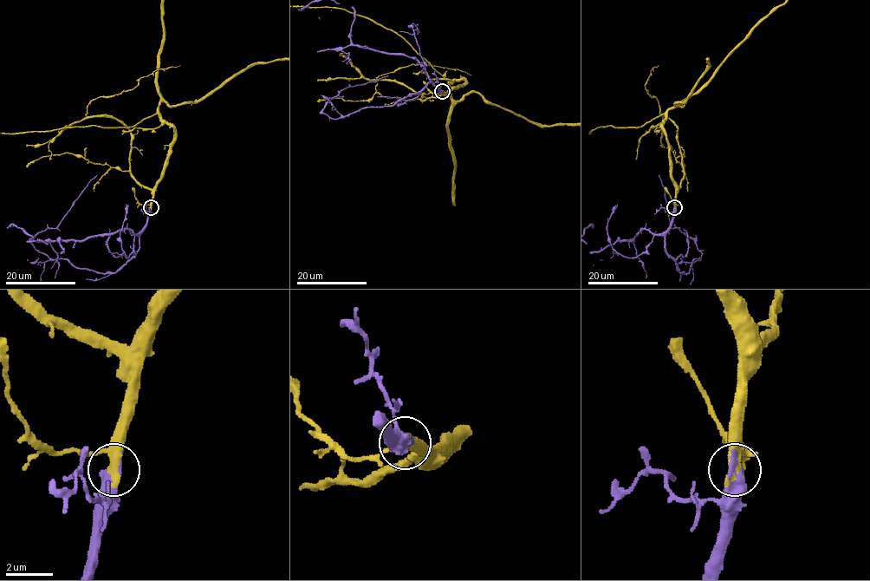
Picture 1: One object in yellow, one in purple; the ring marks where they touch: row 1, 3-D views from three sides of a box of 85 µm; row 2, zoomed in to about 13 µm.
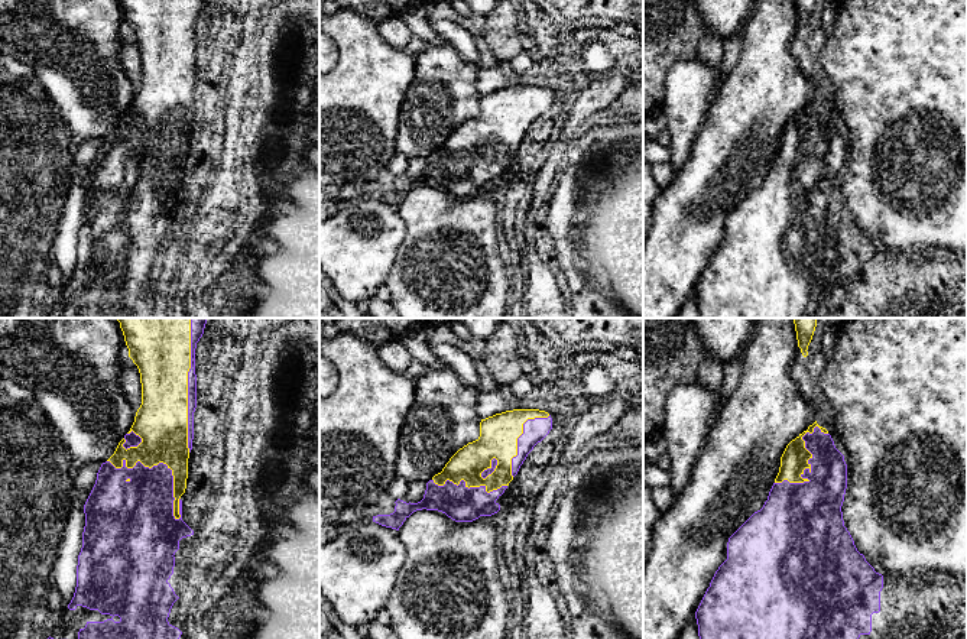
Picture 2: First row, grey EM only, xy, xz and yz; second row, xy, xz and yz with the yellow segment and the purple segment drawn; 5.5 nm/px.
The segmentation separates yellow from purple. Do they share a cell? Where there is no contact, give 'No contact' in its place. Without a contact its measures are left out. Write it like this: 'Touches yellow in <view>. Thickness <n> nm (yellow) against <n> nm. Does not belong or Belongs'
Touches yellow in xy. Thickness 280 nm (yellow) against 300 nm. Belongs

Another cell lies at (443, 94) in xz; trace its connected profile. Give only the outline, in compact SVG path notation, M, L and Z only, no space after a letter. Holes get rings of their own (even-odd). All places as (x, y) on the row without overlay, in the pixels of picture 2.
M428 45L415 55L415 77L402 101L395 146L408 159L429 158L464 121L478 116L478 67L467 62L451 45Z

